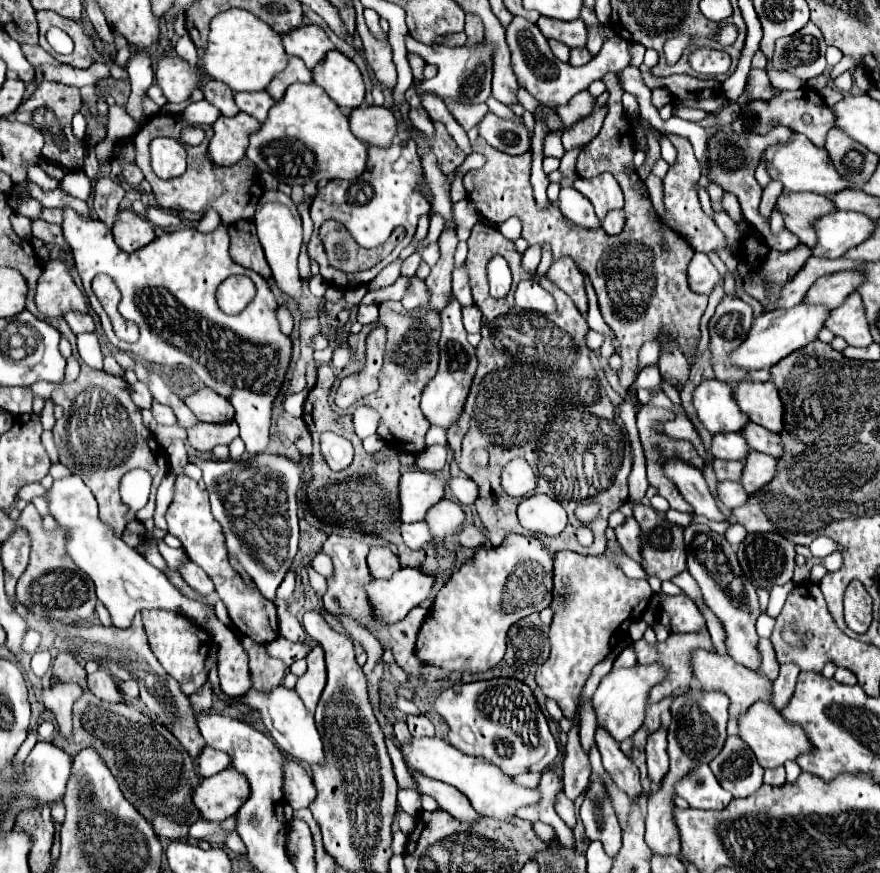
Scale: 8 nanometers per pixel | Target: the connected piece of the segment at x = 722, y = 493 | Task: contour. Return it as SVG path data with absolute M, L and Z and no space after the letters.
M718 482L716 490L718 490L718 498L720 498L730 510L746 504L746 500L748 500L748 494L746 494L744 488L740 486L740 482Z

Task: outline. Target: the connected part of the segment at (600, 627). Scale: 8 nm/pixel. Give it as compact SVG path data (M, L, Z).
M562 550L554 558L554 598L550 608L554 610L554 620L550 626L550 658L538 668L536 672L536 682L542 688L542 692L556 700L560 710L564 712L566 718L572 718L578 706L578 698L582 694L582 686L586 678L590 676L590 670L606 656L612 652L612 636L620 630L620 626L628 620L634 622L638 620L650 598L652 598L652 588L648 580L632 580L628 578L620 568L614 568L608 564L606 556L582 556L576 552Z

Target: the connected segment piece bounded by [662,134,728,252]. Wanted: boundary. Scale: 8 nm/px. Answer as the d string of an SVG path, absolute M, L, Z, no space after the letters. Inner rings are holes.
M668 134L668 140L676 146L678 150L678 160L676 164L668 170L666 178L662 180L664 182L664 204L666 204L666 212L670 216L668 220L668 226L674 228L680 236L684 236L692 248L696 252L710 252L710 250L726 250L728 248L728 242L726 242L726 236L724 232L714 224L714 220L710 216L704 214L704 210L700 208L700 200L698 200L698 194L694 190L694 184L696 180L700 178L700 164L692 152L692 144L688 138L682 138L682 136L676 136L676 134Z

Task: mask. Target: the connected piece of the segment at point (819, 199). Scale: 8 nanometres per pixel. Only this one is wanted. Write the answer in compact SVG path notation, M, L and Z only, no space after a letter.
M782 192L776 200L776 210L782 214L786 228L800 238L802 244L814 246L816 244L816 232L812 230L812 222L818 216L830 214L834 204L820 194L812 192Z

